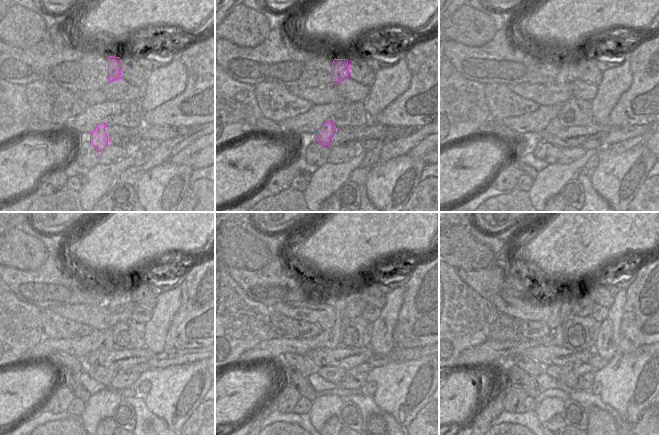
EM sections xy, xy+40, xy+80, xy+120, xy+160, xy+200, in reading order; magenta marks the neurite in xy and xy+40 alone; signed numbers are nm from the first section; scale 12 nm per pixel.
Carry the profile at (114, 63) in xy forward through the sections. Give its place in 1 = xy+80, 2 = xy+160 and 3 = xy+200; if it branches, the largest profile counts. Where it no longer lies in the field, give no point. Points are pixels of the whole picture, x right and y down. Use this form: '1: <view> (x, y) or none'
1: xy+80 (567, 73)
2: xy+160 (340, 302)
3: xy+200 (556, 335)

